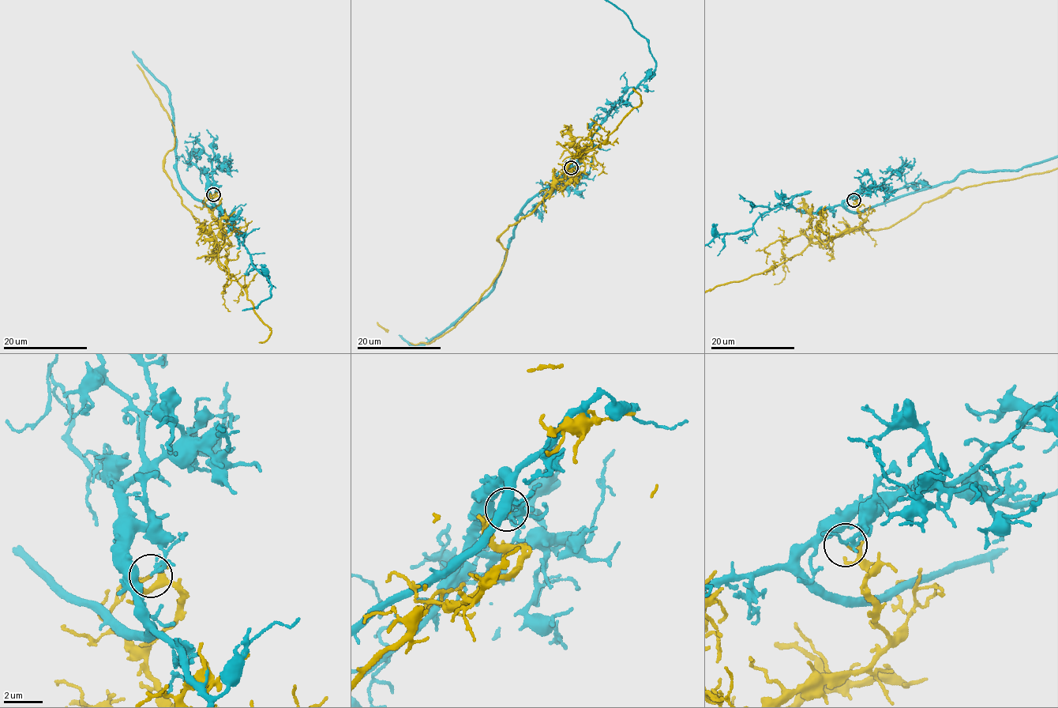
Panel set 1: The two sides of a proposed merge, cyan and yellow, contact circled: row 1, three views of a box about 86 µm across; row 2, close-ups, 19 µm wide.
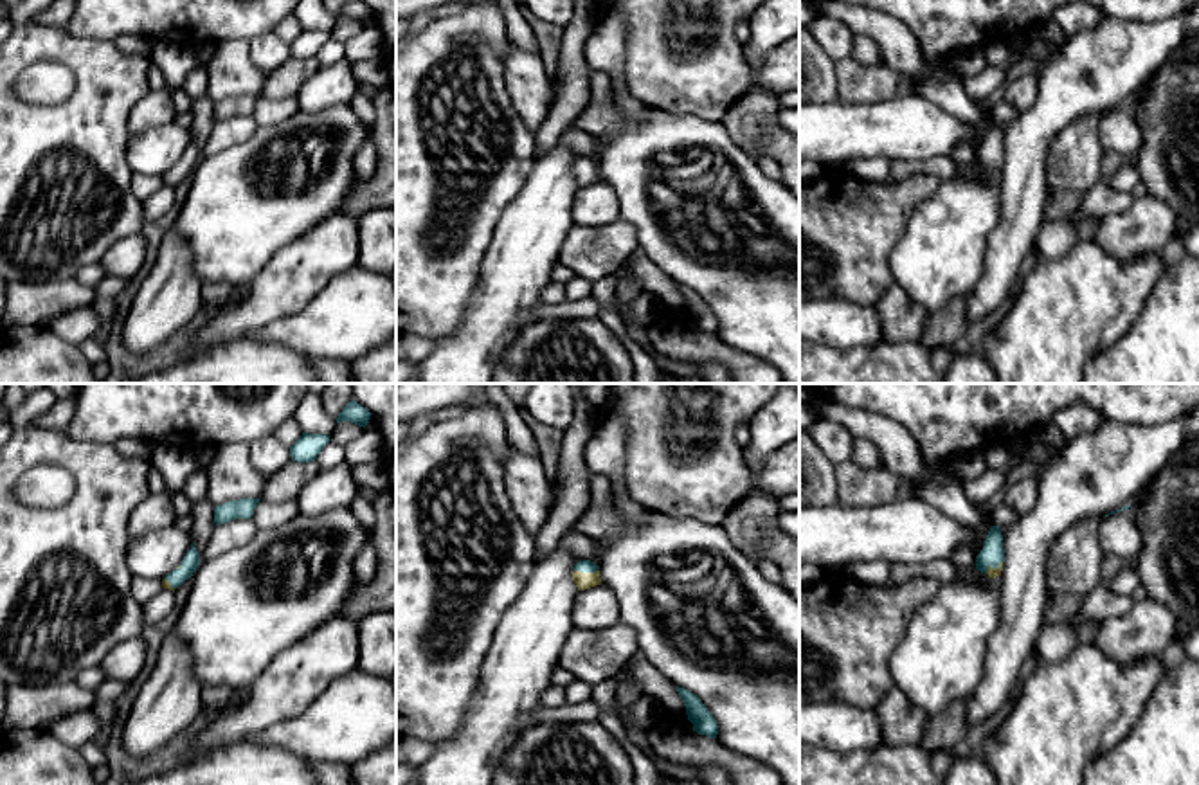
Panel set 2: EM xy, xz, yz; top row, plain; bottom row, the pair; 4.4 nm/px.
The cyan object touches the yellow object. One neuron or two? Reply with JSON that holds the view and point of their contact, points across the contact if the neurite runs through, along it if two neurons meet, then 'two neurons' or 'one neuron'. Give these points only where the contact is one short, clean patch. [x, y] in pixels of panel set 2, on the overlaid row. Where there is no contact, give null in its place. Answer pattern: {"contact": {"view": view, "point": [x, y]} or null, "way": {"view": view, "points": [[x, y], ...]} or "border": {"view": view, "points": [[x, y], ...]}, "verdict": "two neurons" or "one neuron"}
{"contact": {"view": "xz", "point": [585, 571]}, "verdict": "two neurons"}

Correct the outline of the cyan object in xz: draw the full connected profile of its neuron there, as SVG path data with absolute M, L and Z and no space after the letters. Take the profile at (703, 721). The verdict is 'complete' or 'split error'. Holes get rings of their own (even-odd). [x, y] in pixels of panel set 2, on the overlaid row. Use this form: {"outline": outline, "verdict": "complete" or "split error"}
{"outline": "M677 686L677 691L686 706L686 715L688 720L693 724L693 731L697 731L699 735L706 735L709 738L717 738L718 735L717 720L702 704L702 700L684 688Z", "verdict": "complete"}

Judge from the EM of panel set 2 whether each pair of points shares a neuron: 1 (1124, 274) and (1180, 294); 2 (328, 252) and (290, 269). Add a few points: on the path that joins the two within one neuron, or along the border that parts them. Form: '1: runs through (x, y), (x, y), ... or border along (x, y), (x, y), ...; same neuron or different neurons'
1: border along (1169, 269), (1154, 285), (1133, 323); different neurons
2: runs through (319, 256), (299, 269); same neuron

